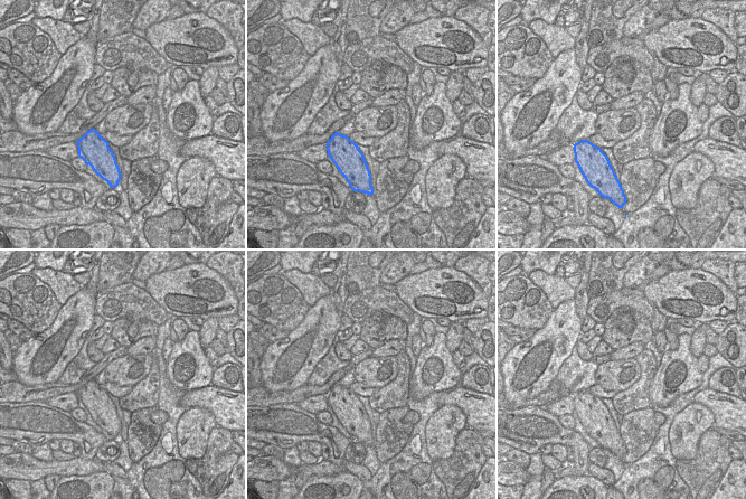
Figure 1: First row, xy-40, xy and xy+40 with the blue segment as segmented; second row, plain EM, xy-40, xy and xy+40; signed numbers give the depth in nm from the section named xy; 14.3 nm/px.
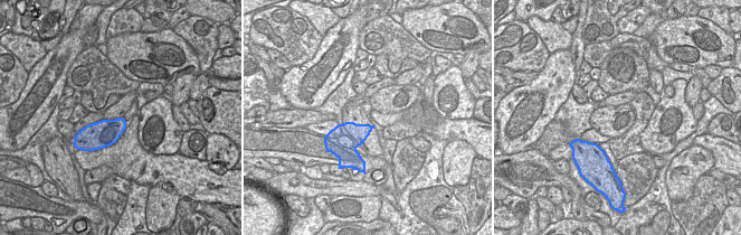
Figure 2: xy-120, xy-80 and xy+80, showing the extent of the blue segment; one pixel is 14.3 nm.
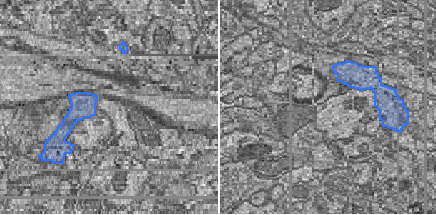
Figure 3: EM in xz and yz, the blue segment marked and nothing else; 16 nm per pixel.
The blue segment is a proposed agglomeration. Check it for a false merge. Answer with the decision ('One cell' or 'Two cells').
Two cells.

